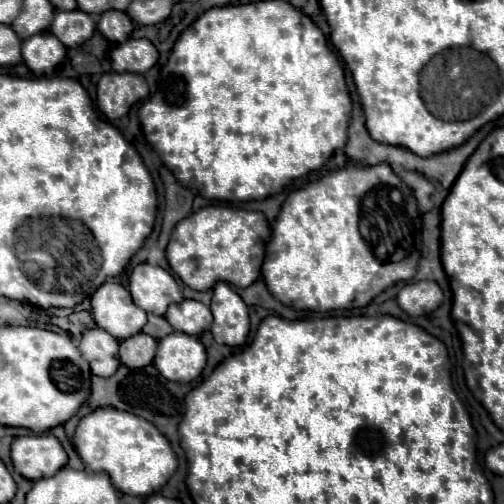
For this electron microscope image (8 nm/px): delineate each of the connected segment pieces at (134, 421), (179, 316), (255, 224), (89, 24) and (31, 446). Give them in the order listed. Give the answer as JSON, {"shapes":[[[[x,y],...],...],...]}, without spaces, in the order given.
{"shapes":[[[[100,408],[84,416],[76,428],[74,446],[86,468],[92,472],[108,472],[112,484],[116,484],[120,492],[132,496],[150,496],[152,492],[160,492],[178,468],[170,442],[152,422],[116,408]]],[[[184,300],[180,304],[172,304],[166,312],[166,320],[174,326],[174,330],[198,336],[212,324],[212,312],[198,300]]],[[[206,206],[174,226],[166,258],[174,274],[178,274],[192,290],[210,290],[218,280],[236,288],[246,288],[262,274],[264,252],[270,236],[272,232],[262,212],[230,206]]],[[[80,10],[56,12],[50,30],[66,48],[76,48],[94,34],[96,22],[92,16]]],[[[30,434],[12,442],[12,464],[28,480],[54,476],[66,462],[68,456],[52,434]]]]}

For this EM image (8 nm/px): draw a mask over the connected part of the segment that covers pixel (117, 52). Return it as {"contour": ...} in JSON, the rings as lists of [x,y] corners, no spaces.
{"contour":[[[130,38],[118,44],[112,54],[112,70],[116,72],[136,72],[146,74],[158,60],[158,52],[154,44],[146,38]]]}

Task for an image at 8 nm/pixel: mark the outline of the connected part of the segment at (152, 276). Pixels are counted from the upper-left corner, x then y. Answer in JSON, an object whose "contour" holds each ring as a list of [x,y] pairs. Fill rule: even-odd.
{"contour":[[[138,264],[132,268],[130,294],[136,306],[158,316],[164,316],[166,308],[172,302],[184,300],[180,286],[172,274],[152,264]]]}

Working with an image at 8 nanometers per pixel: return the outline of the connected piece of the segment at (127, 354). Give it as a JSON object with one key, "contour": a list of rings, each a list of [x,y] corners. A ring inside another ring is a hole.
{"contour":[[[136,334],[120,342],[120,362],[128,368],[144,368],[156,354],[156,340],[148,334]]]}

